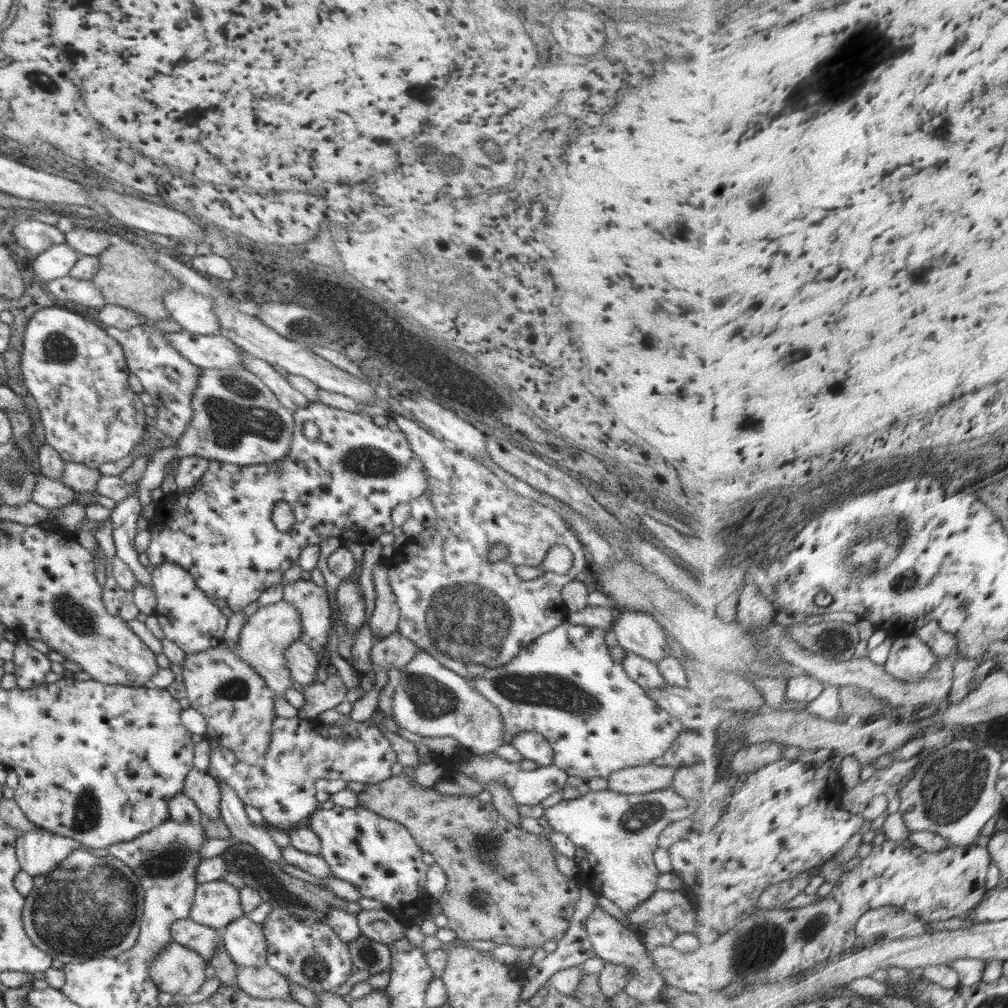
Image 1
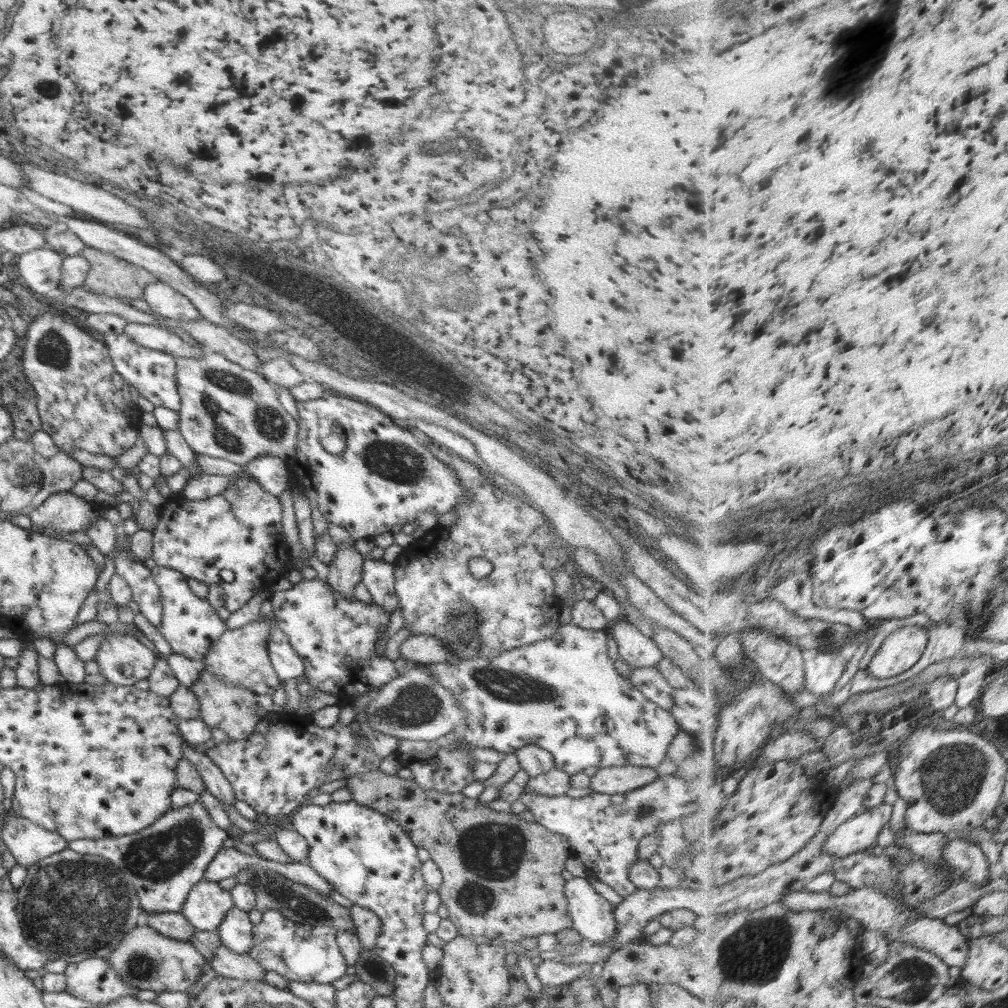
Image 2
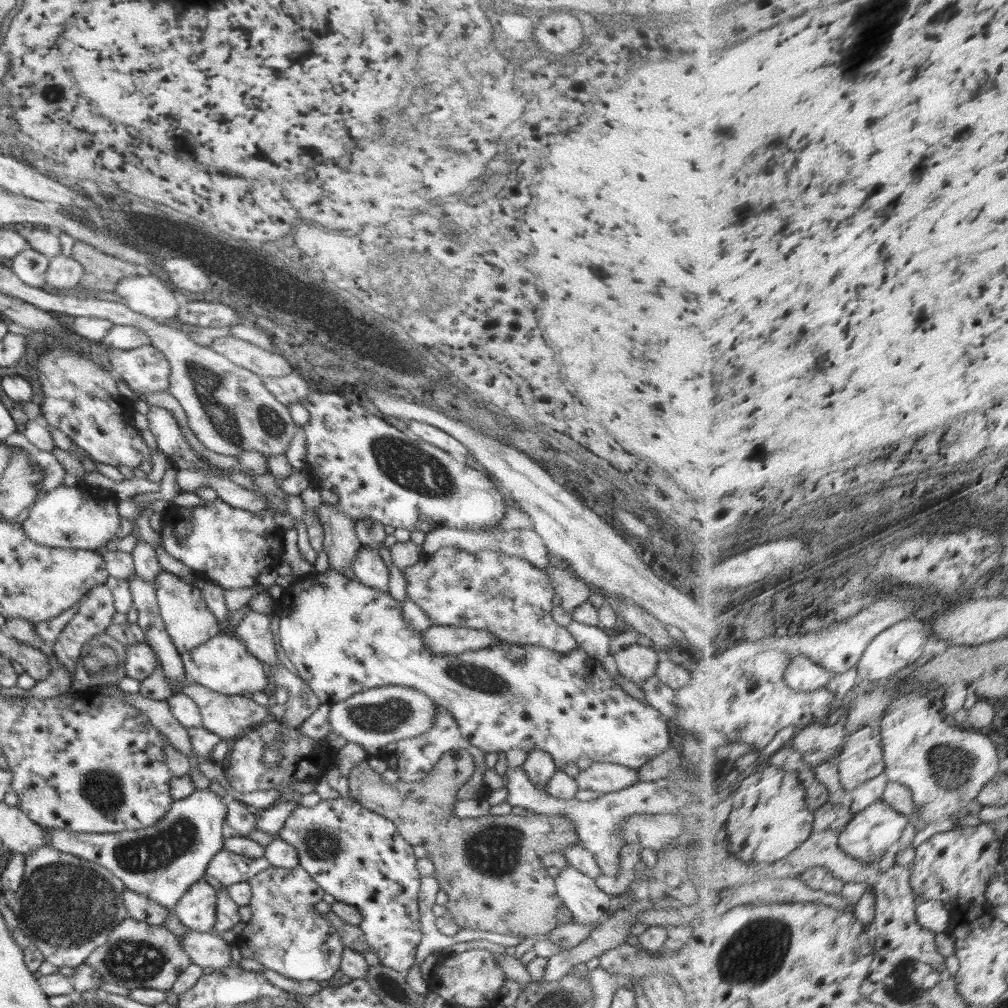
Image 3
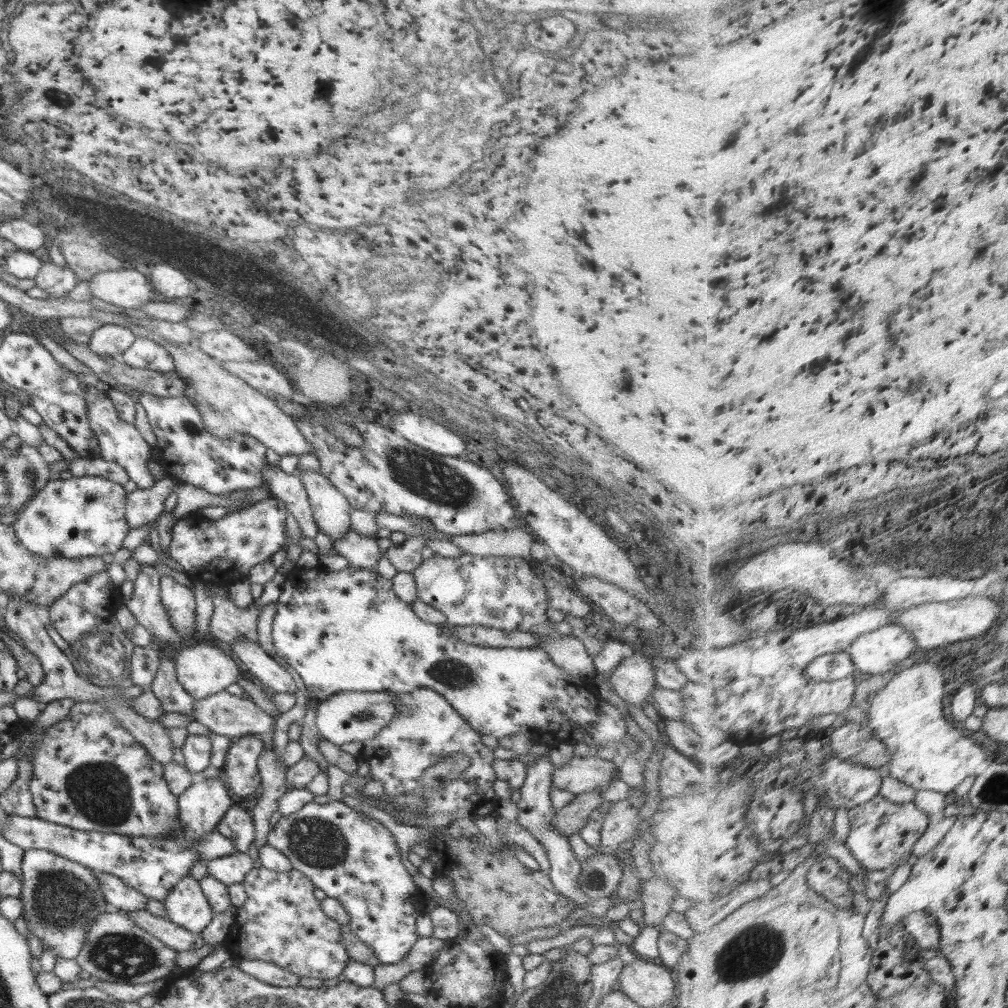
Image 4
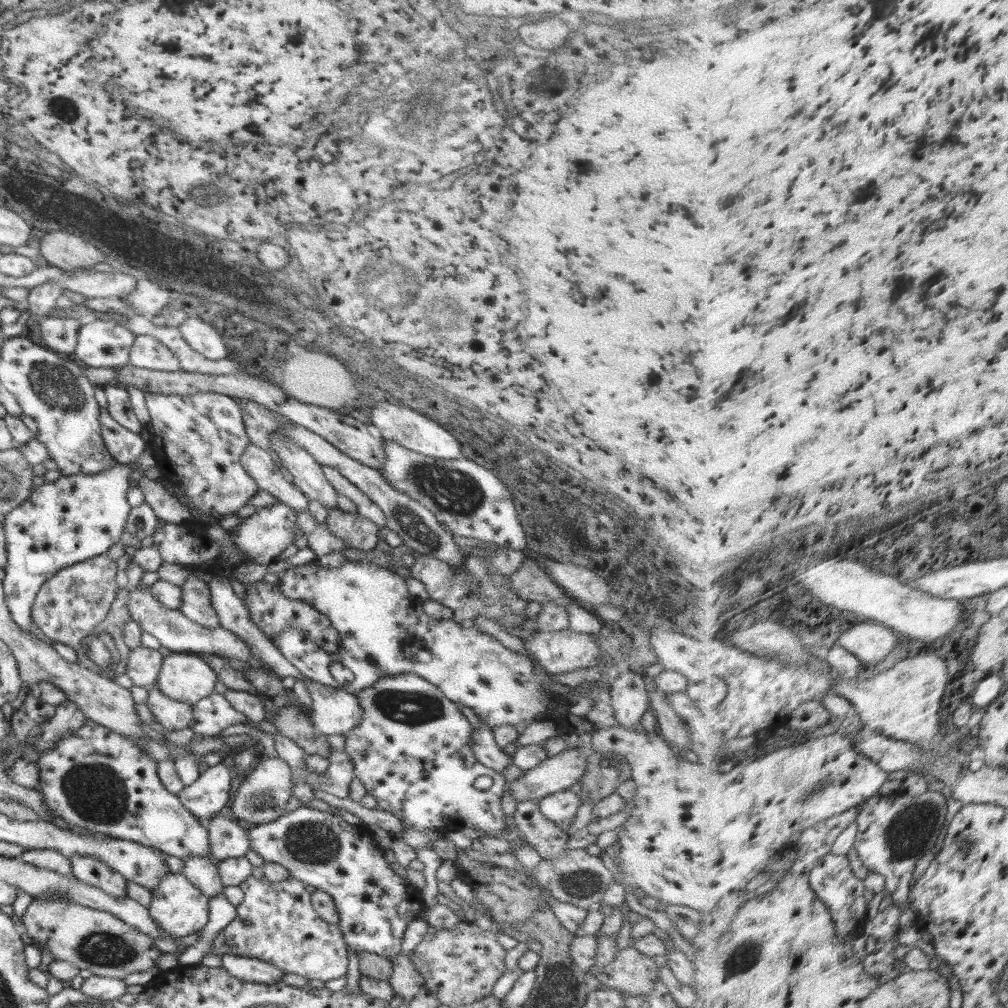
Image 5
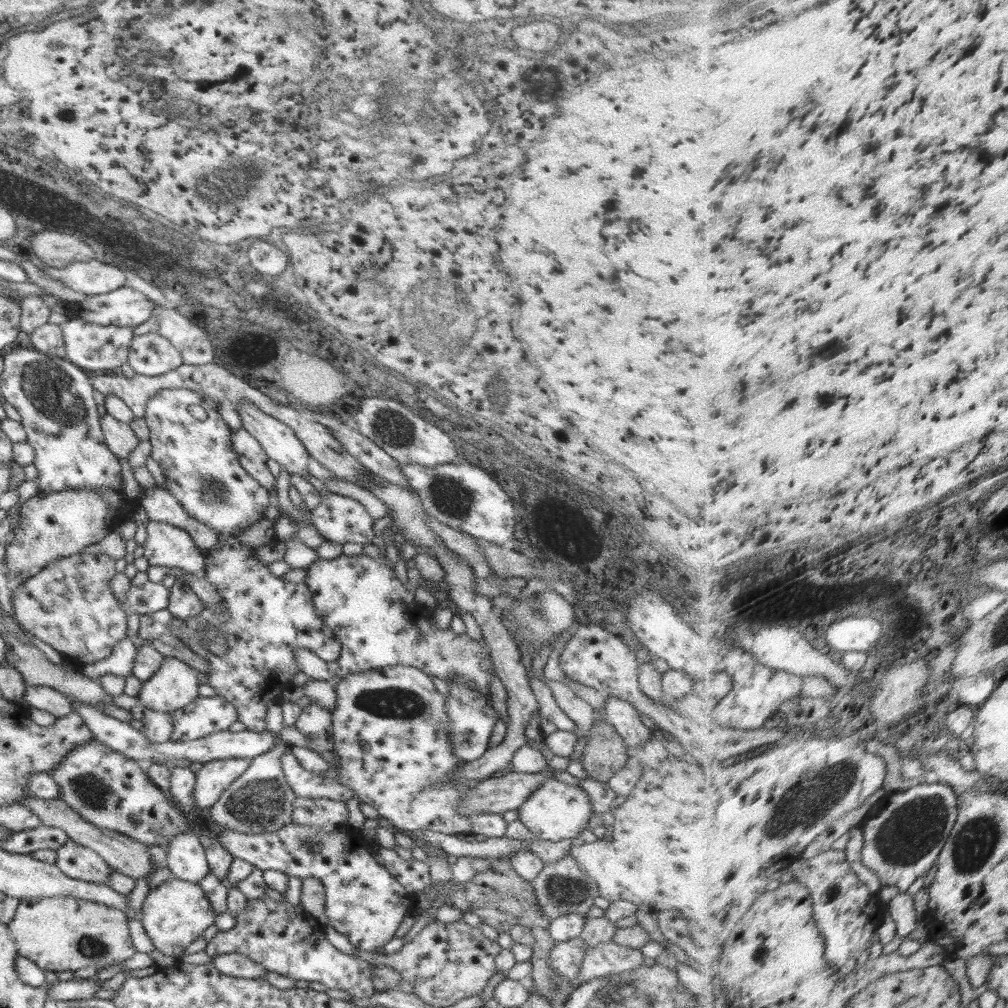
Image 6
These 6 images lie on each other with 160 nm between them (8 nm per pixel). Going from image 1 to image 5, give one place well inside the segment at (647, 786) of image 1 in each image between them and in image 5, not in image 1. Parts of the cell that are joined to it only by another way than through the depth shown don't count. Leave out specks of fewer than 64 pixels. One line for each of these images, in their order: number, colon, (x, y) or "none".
2: (619, 779)
3: (603, 777)
4: (579, 775)
5: (562, 772)

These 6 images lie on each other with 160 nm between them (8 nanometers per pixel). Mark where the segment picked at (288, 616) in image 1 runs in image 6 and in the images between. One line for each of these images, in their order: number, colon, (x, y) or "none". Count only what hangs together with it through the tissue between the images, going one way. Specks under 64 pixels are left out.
2: (240, 656)
3: (224, 664)
4: (203, 669)
5: (185, 677)
6: (174, 685)

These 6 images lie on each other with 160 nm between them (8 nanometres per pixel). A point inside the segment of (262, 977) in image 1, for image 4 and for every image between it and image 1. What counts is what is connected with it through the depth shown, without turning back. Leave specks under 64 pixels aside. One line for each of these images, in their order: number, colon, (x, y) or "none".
2: (243, 967)
3: (209, 950)
4: (179, 939)

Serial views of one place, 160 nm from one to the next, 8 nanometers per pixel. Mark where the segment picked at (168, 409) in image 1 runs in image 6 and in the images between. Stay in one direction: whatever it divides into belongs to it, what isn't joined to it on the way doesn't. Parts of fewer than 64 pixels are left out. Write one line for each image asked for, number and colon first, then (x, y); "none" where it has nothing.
2: (152, 373)
3: (145, 370)
4: (144, 353)
5: (147, 353)
6: (151, 354)

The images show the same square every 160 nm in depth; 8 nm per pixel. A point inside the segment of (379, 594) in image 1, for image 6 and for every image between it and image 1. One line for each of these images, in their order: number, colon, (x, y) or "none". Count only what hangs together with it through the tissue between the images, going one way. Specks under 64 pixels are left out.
2: (378, 575)
3: (370, 569)
4: (363, 552)
5: (355, 530)
6: (337, 518)

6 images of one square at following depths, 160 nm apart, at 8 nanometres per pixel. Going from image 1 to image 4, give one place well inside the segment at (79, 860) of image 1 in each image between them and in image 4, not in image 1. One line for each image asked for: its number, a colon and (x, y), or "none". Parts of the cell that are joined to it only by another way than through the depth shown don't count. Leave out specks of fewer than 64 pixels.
2: (68, 913)
3: (67, 906)
4: (60, 897)

